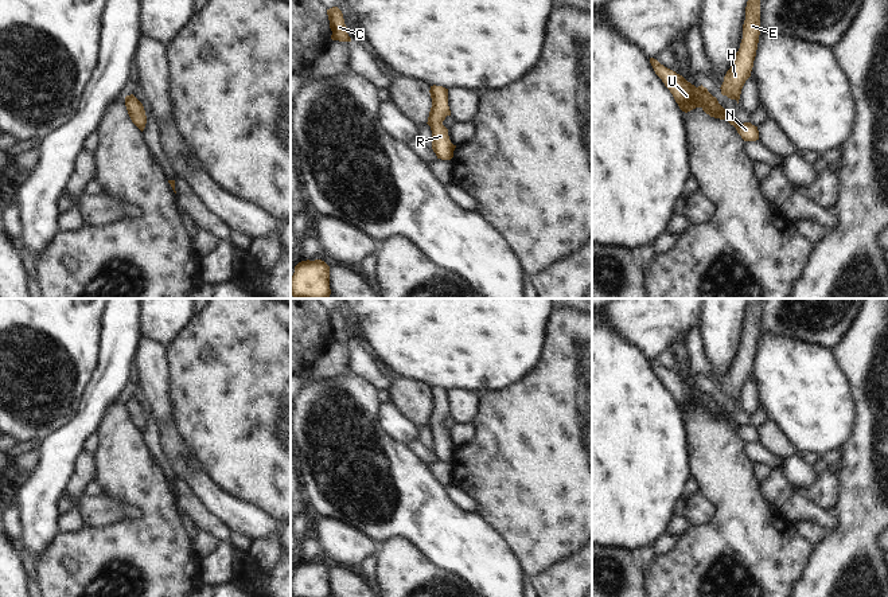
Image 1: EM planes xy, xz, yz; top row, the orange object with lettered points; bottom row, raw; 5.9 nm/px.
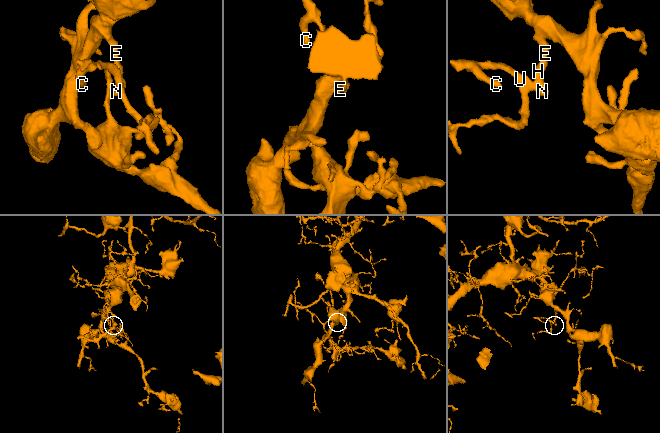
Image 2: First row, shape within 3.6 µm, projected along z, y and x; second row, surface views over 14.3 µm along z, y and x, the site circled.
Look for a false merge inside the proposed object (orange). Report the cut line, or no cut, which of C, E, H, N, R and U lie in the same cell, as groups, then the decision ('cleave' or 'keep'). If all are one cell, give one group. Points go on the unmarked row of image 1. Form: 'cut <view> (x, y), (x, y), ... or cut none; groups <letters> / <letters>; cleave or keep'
cut none; groups C E H N R U; keep

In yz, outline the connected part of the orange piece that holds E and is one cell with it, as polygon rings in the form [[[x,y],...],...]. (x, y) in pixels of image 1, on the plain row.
[[[748,298],[745,308],[745,321],[743,325],[743,340],[740,350],[736,354],[731,370],[724,378],[721,395],[739,405],[741,390],[745,382],[751,378],[753,362],[756,358],[760,336],[760,300]]]

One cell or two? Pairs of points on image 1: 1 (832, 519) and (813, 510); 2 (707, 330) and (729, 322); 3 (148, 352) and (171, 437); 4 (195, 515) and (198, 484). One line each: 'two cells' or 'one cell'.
1: one cell
2: one cell
3: one cell
4: two cells

